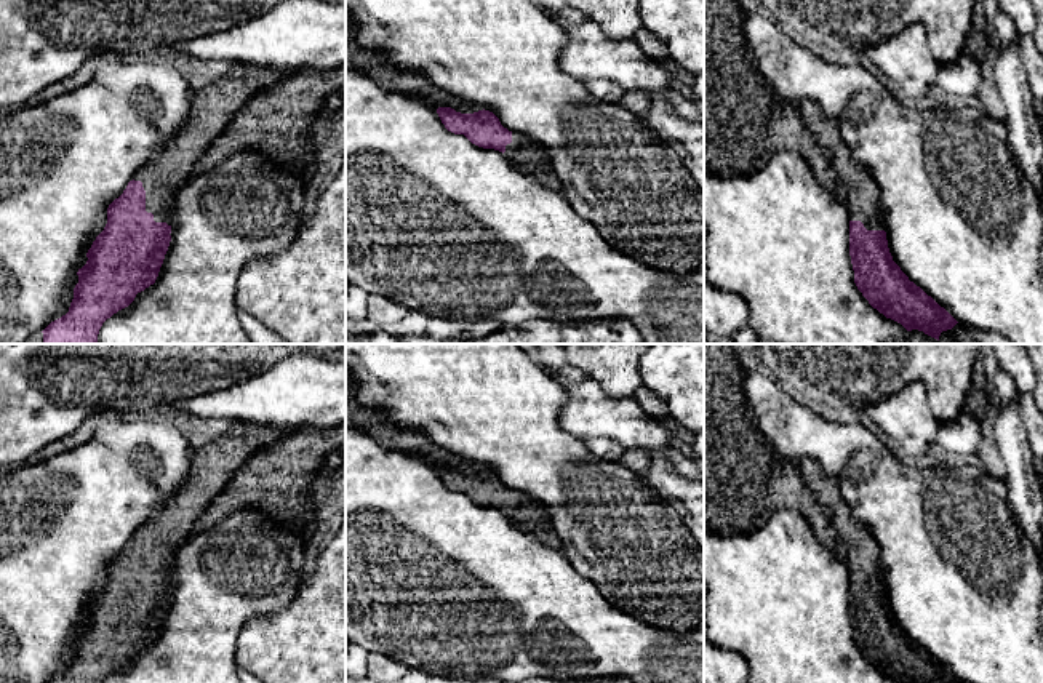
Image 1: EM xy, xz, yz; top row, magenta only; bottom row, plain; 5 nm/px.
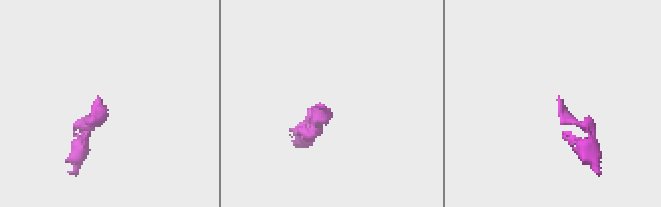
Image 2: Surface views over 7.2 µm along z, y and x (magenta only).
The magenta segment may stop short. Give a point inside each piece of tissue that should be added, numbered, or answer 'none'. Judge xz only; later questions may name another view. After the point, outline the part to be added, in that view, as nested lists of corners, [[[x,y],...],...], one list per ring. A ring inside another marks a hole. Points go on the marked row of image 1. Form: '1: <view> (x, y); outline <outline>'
1: xz (522, 151); outline [[[512,133],[512,142],[506,146],[506,158],[514,165],[529,165],[549,160],[542,144],[522,133]]]

